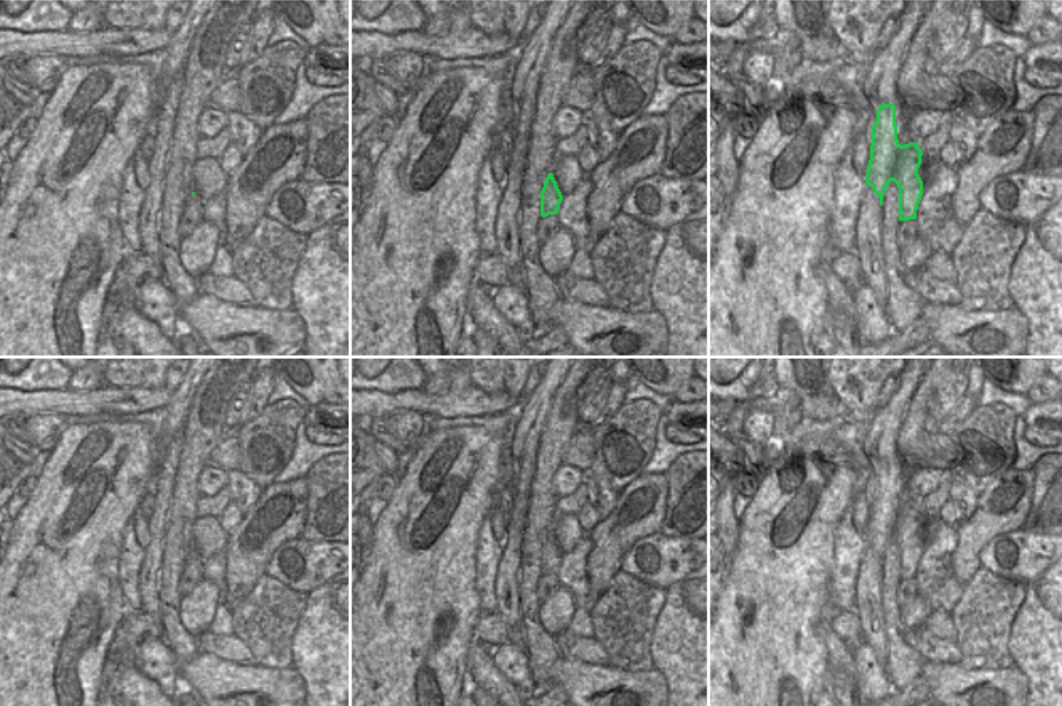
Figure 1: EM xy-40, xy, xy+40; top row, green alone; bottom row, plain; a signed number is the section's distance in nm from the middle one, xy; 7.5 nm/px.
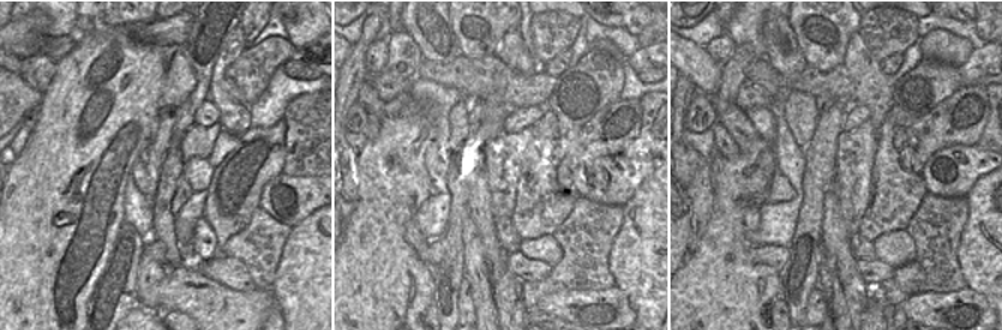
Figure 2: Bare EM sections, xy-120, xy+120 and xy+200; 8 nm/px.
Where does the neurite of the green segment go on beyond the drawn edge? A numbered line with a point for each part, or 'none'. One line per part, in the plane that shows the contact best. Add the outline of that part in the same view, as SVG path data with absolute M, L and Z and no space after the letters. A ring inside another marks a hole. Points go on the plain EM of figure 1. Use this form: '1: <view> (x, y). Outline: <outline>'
none.

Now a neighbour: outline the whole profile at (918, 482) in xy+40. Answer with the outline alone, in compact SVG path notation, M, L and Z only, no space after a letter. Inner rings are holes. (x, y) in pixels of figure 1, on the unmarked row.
M912 467L904 480L904 498L918 501L929 495L940 479L942 475L932 467Z

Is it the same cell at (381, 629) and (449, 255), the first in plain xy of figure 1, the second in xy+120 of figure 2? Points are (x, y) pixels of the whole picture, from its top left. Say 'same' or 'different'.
different

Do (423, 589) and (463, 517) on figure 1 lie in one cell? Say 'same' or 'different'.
same

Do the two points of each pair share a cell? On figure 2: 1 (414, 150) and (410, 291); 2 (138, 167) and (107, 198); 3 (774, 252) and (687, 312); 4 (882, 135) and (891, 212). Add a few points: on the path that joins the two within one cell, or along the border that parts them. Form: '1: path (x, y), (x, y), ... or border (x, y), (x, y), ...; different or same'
1: path (393, 185), (393, 257); same
2: border (138, 158), (131, 173); different
3: border (747, 248), (753, 261), (777, 273); different
4: path (887, 155), (887, 176), (891, 192); same

